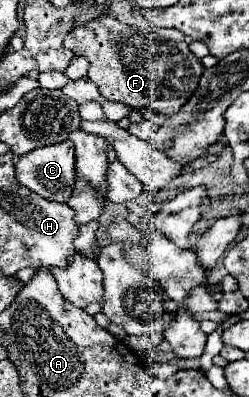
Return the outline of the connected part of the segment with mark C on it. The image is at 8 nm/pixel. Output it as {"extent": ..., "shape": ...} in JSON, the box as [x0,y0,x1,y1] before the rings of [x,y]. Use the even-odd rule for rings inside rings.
{"extent":[16,140,74,202],"shape":[[[70,140],[62,144],[52,144],[52,146],[42,146],[36,148],[30,154],[24,154],[16,162],[16,178],[22,186],[30,188],[32,192],[56,200],[56,202],[66,202],[72,194],[74,186],[74,146]]]}

